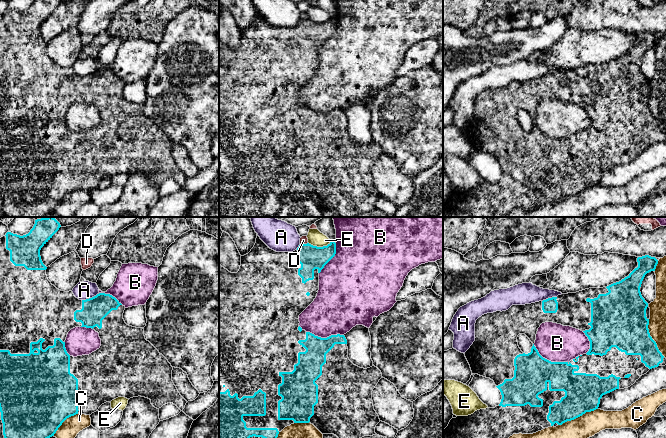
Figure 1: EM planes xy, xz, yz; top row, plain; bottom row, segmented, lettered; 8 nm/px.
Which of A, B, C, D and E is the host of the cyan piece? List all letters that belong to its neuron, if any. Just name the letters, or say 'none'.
none

